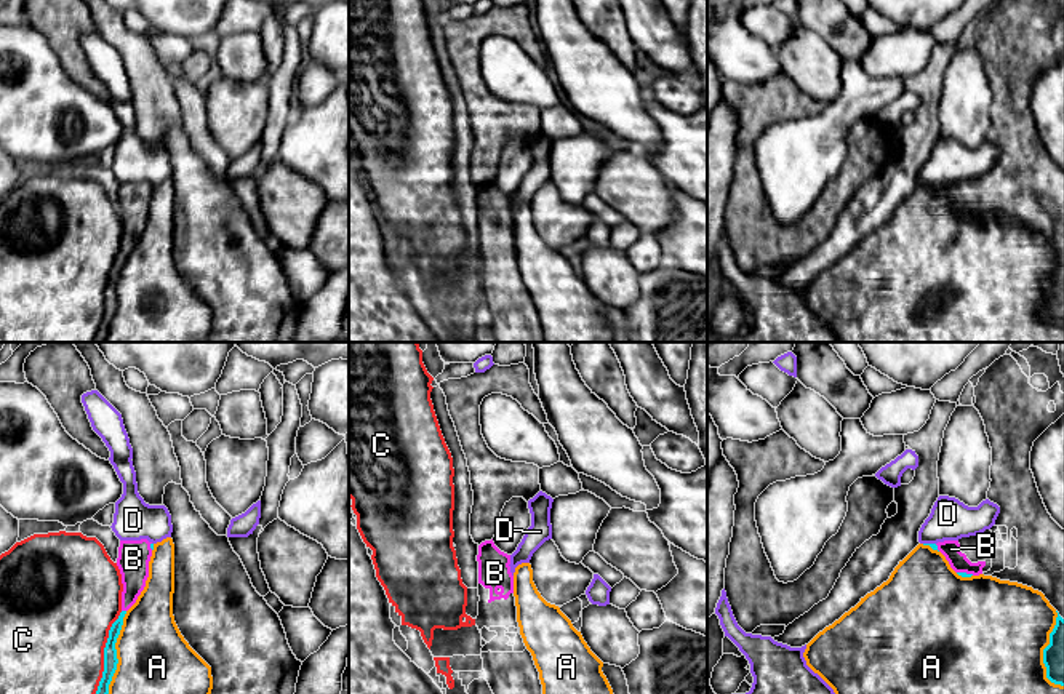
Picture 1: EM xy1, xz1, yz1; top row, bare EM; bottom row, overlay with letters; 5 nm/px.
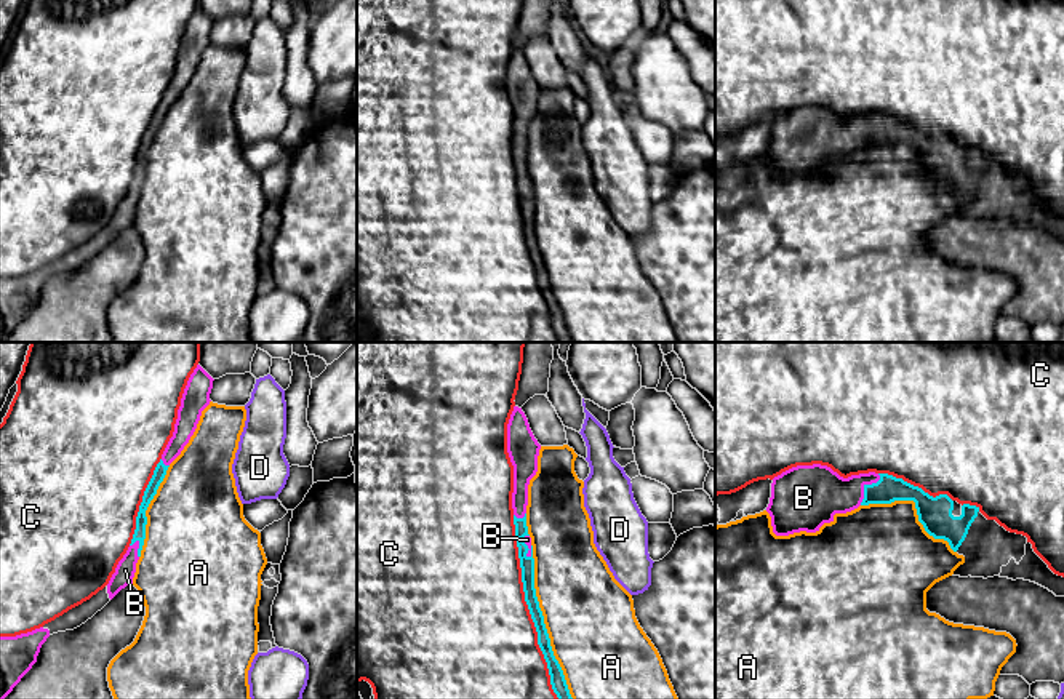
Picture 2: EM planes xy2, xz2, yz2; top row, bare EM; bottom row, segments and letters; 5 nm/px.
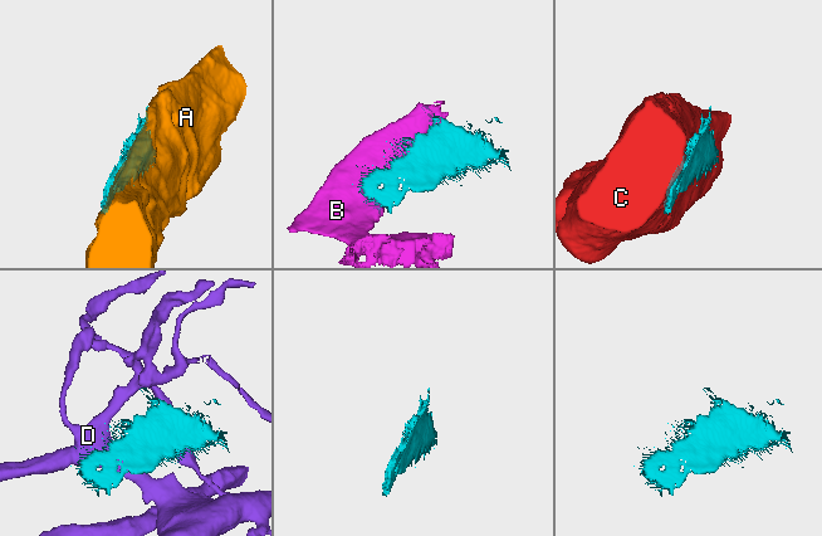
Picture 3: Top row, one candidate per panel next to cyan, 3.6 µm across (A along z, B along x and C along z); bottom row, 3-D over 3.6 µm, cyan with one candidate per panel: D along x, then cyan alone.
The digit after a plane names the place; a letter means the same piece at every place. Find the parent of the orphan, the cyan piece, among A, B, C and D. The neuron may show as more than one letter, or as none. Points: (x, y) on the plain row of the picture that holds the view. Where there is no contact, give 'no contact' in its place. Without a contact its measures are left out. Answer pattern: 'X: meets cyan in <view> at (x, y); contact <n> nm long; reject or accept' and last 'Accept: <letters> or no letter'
A: meets cyan in xz2 at (543, 264); contact 800 nm long; reject
B: meets cyan in yz2 at (864, 128); contact 190 nm long; accept
C: meets cyan in xz2 at (528, 250); contact 950 nm long; reject
D: meets cyan in yz1 at (930, 186); contact 60 nm long; reject
Accept: B

